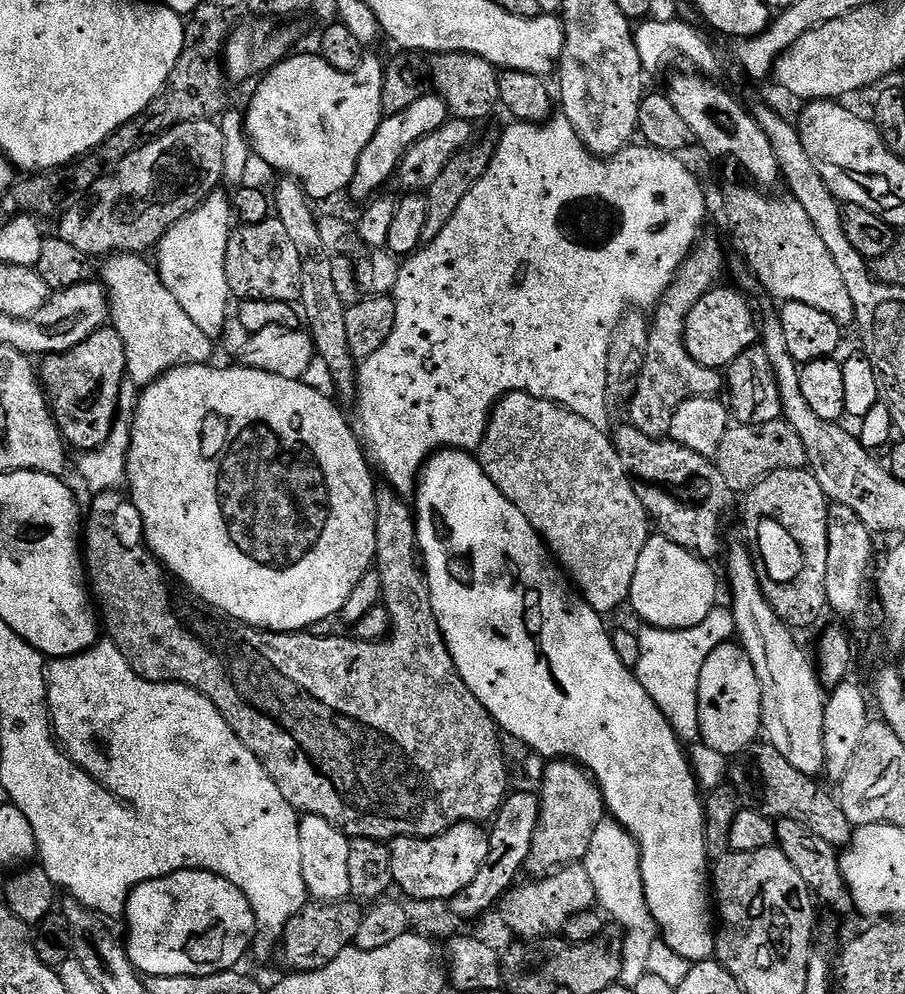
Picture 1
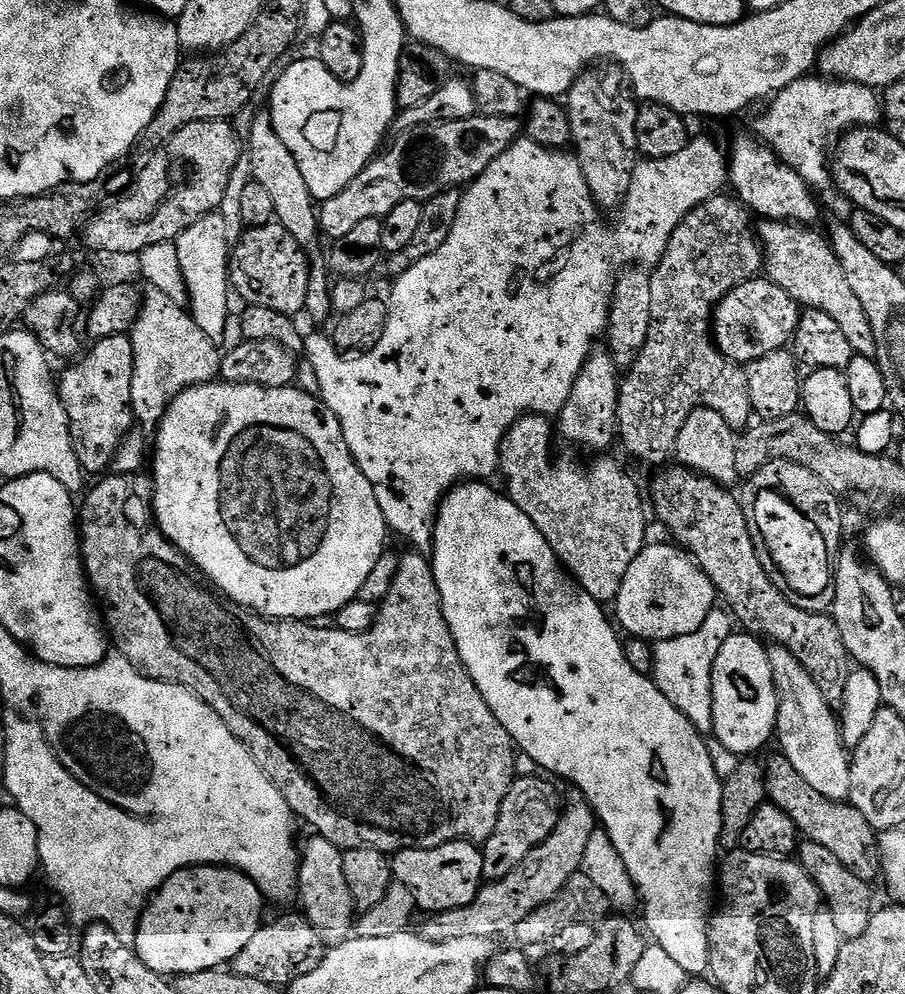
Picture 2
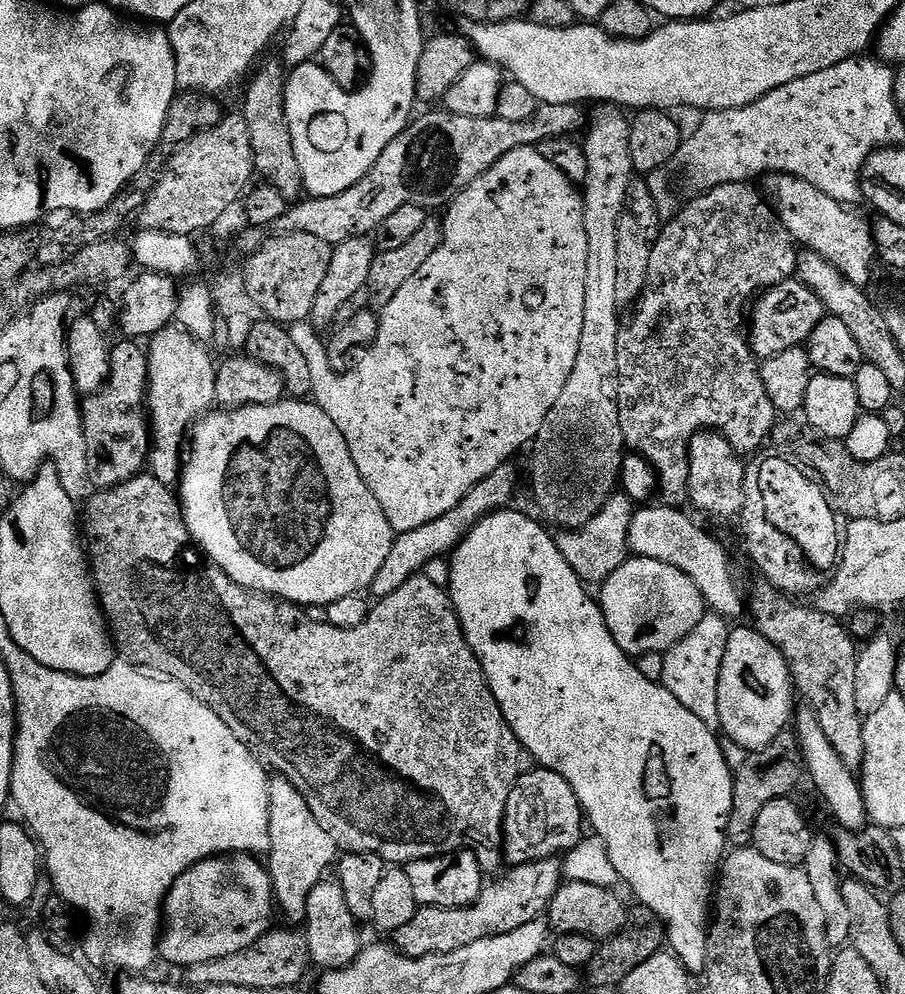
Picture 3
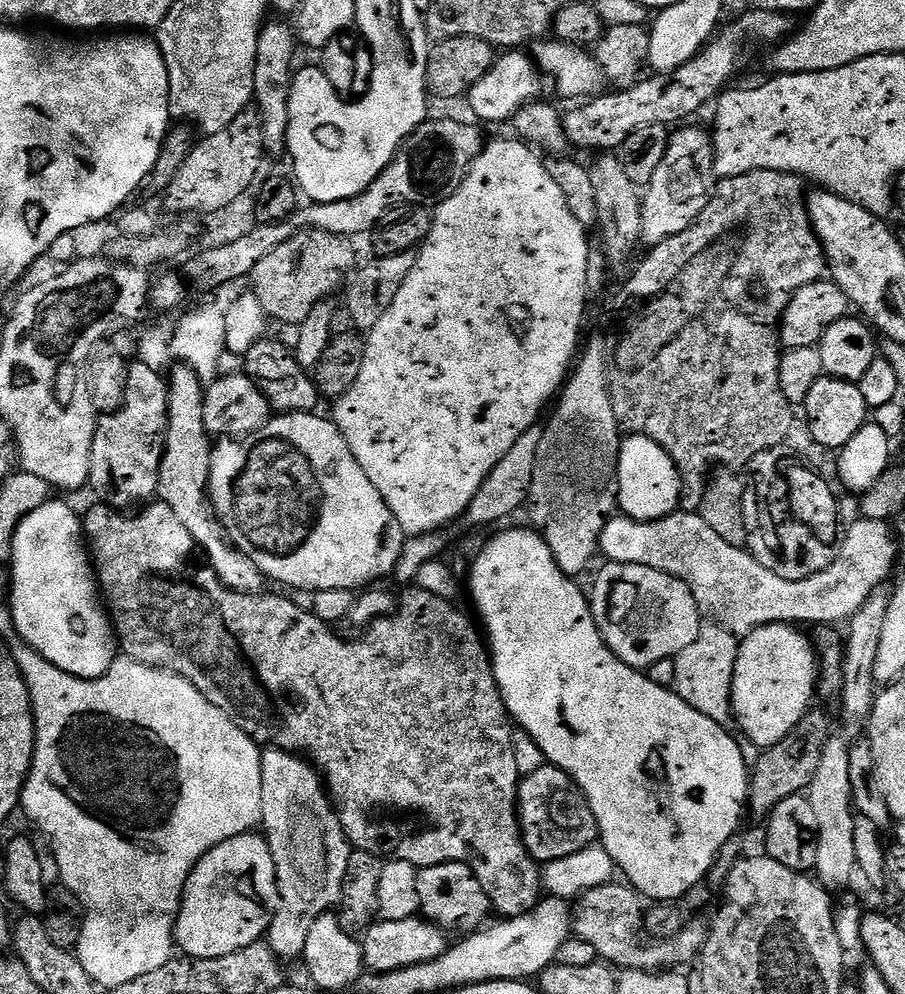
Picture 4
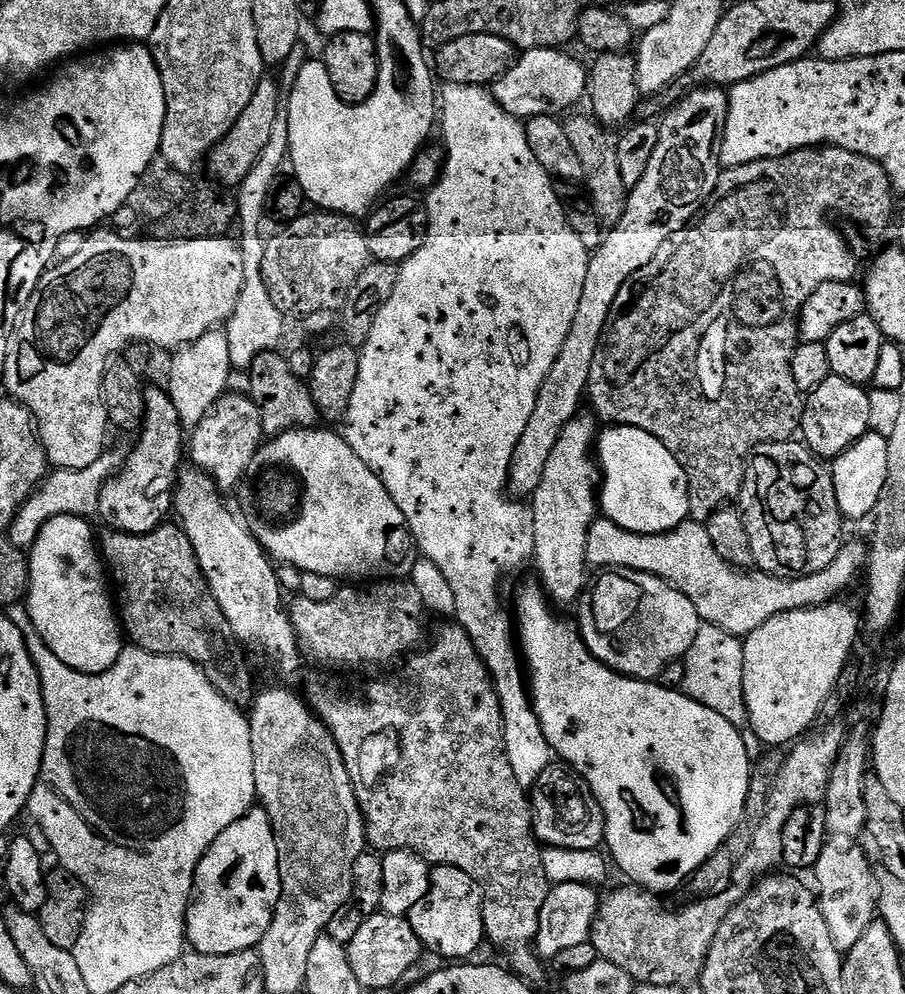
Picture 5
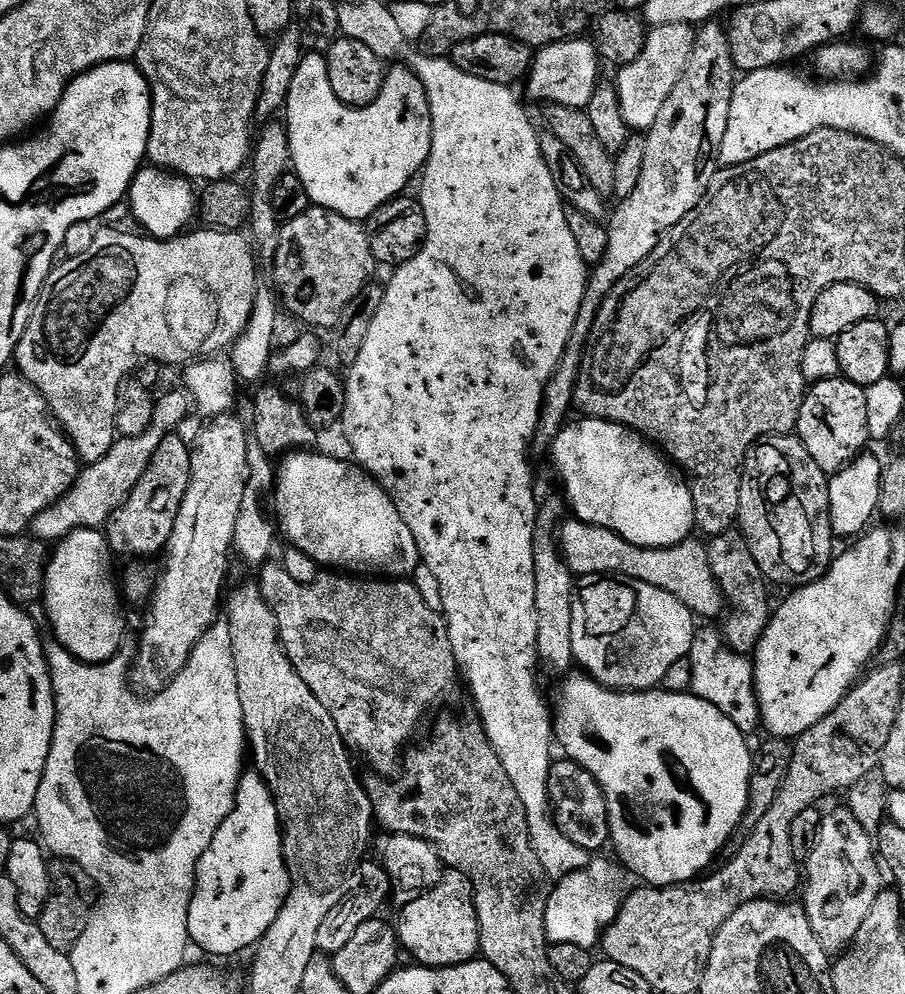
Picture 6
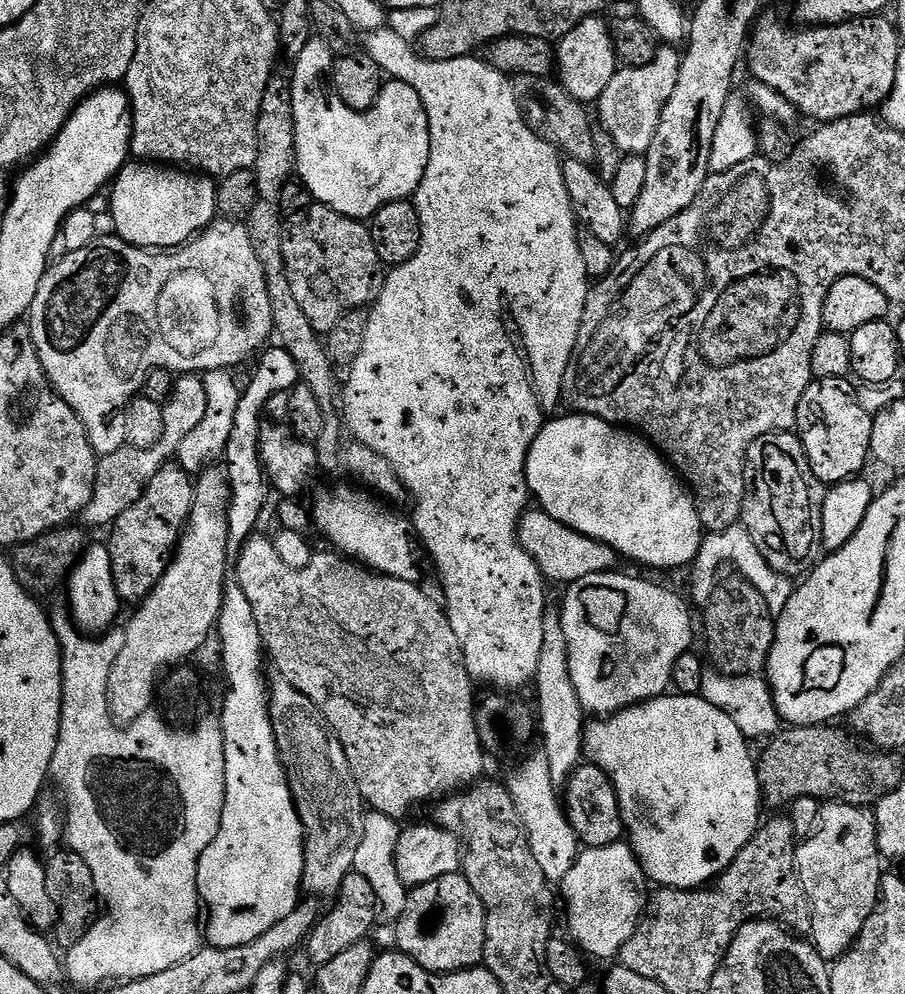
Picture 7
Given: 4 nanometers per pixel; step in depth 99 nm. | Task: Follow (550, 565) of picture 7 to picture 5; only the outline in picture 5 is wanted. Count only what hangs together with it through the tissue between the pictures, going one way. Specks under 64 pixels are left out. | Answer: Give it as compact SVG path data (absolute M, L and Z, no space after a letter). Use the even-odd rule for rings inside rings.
M603 518L593 520L588 537L586 538L586 558L593 569L603 570L606 568L629 568L646 574L654 574L662 578L670 586L674 586L690 602L694 602L694 610L698 610L701 621L705 624L713 624L722 630L726 630L731 636L747 638L751 632L758 630L770 618L778 614L786 614L790 610L799 608L819 608L837 599L839 592L844 592L856 580L856 575L861 575L866 564L866 548L863 543L845 543L840 553L826 566L826 570L818 570L818 574L803 576L797 580L783 580L777 576L770 576L767 572L759 570L737 570L731 564L727 564L714 550L710 542L710 534L707 527L695 522L685 522L678 525L674 530L662 534L634 534L630 530L622 530L614 522Z

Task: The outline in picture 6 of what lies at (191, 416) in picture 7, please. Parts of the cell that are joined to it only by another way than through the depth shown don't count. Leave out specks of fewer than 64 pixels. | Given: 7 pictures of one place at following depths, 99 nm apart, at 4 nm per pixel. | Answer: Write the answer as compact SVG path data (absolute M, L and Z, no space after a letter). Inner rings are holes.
M184 390L168 392L164 397L159 397L150 426L137 436L117 439L105 456L98 458L98 462L87 465L76 477L72 489L61 500L34 517L30 525L31 535L37 540L59 542L83 528L103 529L108 519L127 502L128 495L134 490L134 486L138 486L142 474L146 474L158 446L162 446L164 439L175 433L179 429L176 427L187 418L188 406L190 410L190 396Z

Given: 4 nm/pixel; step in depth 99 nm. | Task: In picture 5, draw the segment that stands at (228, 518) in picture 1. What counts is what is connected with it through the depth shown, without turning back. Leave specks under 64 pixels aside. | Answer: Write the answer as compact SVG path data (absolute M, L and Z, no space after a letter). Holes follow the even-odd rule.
M320 426L295 428L261 443L250 469L252 493L248 500L252 504L244 508L248 531L273 561L289 564L297 573L349 576L352 582L411 577L412 567L418 561L418 549L402 510L398 510L374 470L350 450L343 435L335 436L322 429Z

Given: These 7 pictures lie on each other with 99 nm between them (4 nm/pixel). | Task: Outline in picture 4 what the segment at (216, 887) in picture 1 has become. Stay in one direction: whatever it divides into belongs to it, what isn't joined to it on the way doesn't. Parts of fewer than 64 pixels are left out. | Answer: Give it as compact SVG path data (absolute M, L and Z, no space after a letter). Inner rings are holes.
M255 831L230 838L210 849L194 866L180 898L180 911L176 913L175 947L194 958L222 958L228 952L261 943L272 925L276 901L276 871L267 839Z

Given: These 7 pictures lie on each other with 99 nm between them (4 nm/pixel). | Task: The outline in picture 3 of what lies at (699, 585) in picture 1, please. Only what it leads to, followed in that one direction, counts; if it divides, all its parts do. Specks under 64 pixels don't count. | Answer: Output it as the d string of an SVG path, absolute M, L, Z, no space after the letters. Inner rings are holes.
M645 556L625 560L624 564L618 566L618 570L614 570L614 574L610 574L610 578L604 581L599 592L598 603L600 611L604 613L604 620L608 623L608 629L619 642L622 651L633 658L644 656L647 652L667 653L669 648L682 642L682 638L686 638L686 634L690 634L690 630L694 630L694 626L698 626L698 622L702 622L706 615L706 601L695 580L691 580L683 570L675 568L673 564Z

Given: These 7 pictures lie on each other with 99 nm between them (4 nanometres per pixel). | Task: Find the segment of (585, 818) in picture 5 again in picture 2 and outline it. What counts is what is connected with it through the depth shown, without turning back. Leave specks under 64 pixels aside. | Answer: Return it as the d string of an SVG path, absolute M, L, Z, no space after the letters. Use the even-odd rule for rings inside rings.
M524 776L512 781L510 790L502 802L502 810L498 814L498 822L494 826L494 834L483 841L484 880L495 882L504 880L530 854L532 848L537 848L541 842L554 830L560 817L562 799L551 784L551 779L540 776Z

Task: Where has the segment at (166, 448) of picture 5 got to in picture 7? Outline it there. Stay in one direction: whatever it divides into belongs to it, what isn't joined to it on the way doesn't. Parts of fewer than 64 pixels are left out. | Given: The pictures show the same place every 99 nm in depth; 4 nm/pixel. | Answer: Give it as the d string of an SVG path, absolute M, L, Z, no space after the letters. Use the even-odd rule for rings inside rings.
M176 462L167 464L146 486L142 498L110 525L112 541L106 547L114 570L114 586L125 605L139 605L156 589L156 583L172 563L180 535L192 513L194 480Z

